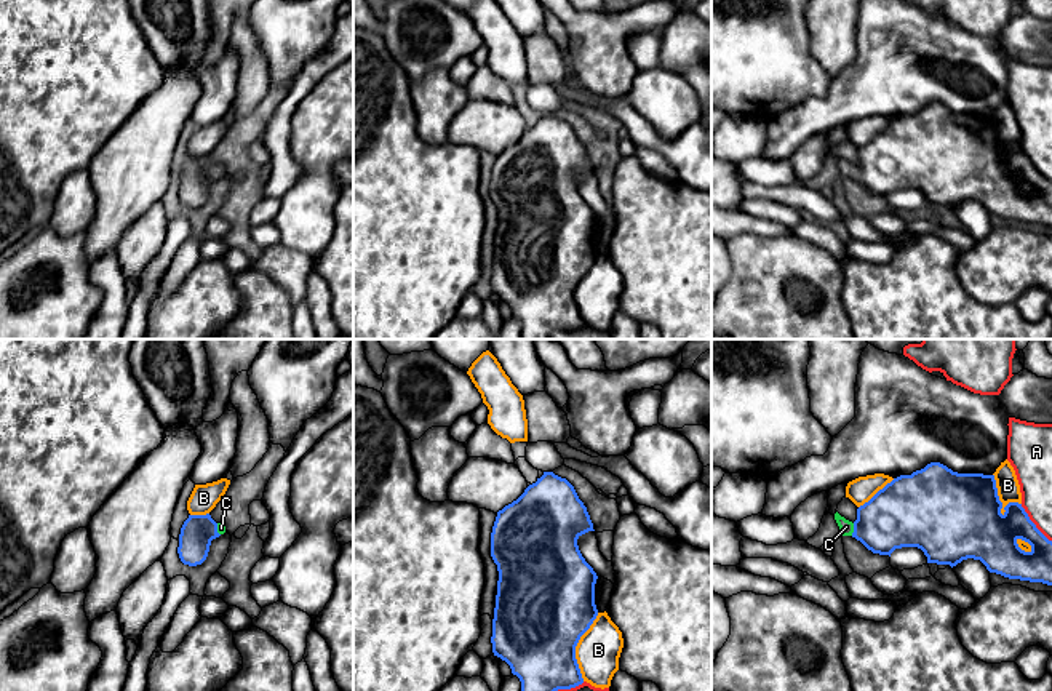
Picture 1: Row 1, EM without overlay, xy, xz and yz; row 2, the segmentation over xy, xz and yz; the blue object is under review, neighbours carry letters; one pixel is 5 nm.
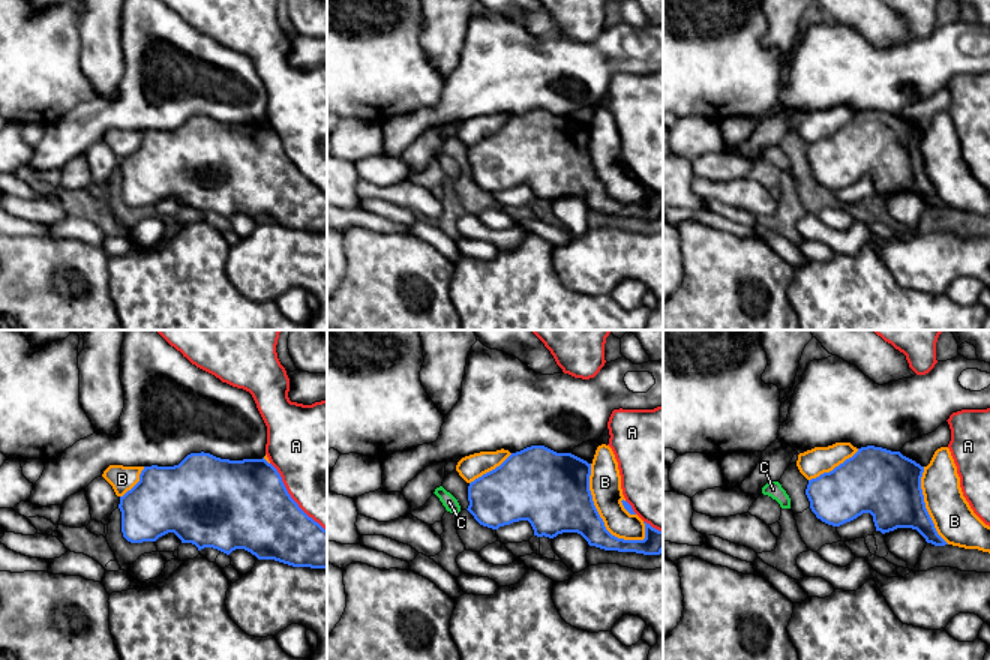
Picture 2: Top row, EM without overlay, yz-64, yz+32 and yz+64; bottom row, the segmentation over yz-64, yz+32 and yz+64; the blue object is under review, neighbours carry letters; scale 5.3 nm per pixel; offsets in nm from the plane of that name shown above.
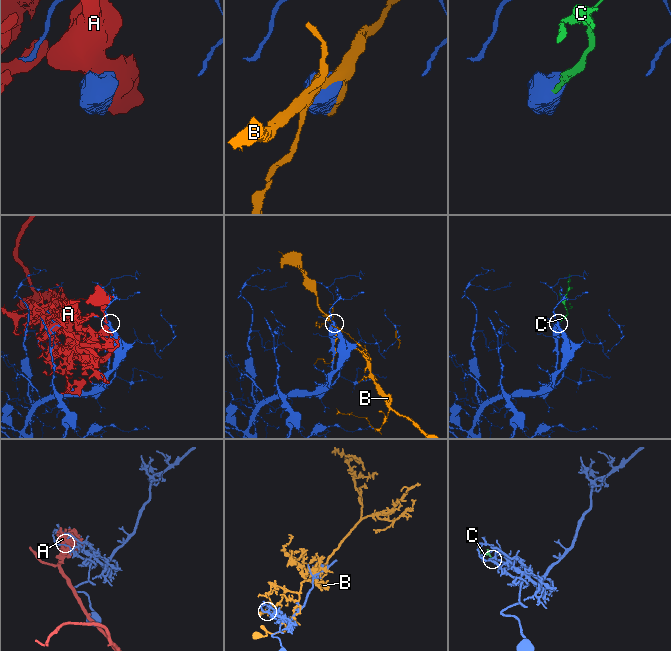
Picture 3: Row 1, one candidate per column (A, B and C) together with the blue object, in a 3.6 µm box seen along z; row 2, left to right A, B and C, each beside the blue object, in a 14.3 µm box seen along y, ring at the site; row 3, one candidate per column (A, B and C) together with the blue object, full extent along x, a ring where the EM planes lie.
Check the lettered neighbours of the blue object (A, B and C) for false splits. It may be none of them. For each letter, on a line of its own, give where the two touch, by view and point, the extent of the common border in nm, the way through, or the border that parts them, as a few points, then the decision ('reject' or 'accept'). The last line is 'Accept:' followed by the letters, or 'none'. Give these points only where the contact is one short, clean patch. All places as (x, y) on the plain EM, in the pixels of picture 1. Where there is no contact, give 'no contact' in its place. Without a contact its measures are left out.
A: yz (1033, 165) | 240 nm | reject
B: xz (576, 287) | 360 nm | reject
C: yz (854, 171) | 70 nm | across yz (899, 157), (881, 168), (854, 171), (846, 168) | accept
Accept: C

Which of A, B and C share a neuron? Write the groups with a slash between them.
A / B / C

